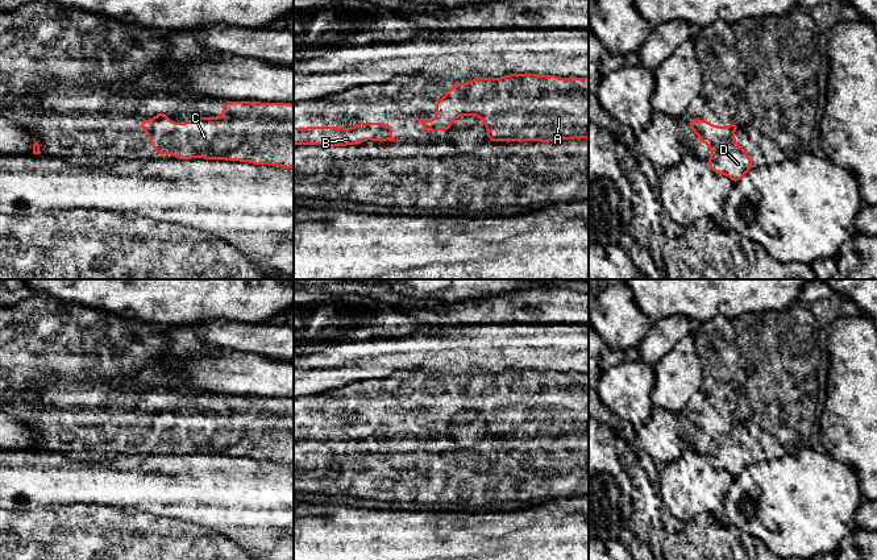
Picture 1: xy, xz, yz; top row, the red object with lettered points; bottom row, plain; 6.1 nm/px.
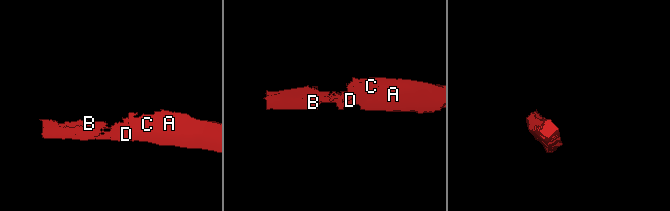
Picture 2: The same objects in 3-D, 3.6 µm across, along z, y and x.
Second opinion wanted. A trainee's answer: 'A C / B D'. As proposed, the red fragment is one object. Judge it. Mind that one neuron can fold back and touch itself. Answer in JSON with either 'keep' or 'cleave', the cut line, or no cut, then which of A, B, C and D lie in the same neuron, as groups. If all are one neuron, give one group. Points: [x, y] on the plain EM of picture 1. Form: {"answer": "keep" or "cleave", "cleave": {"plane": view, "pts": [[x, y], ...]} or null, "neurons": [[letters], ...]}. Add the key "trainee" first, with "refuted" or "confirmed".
{"trainee": "refuted", "answer": "keep", "cleave": null, "neurons": [["A", "B", "C", "D"]]}

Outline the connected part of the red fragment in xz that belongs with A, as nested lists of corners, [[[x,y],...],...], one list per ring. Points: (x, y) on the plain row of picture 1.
[[[508,369],[454,378],[436,398],[436,414],[415,412],[425,427],[449,426],[456,412],[481,412],[487,436],[589,432],[589,373]]]

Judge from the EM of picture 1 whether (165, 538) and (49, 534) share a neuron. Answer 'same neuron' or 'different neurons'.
same neuron

